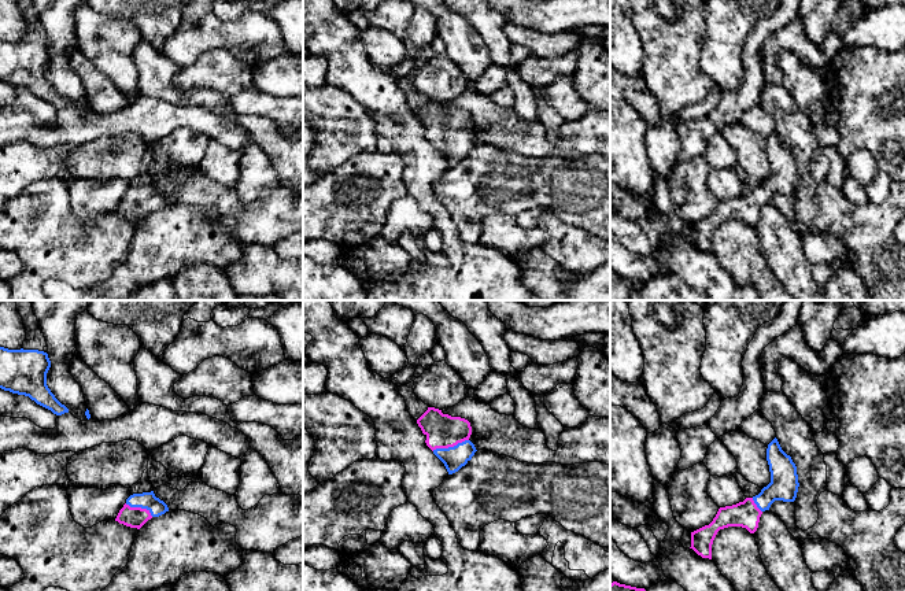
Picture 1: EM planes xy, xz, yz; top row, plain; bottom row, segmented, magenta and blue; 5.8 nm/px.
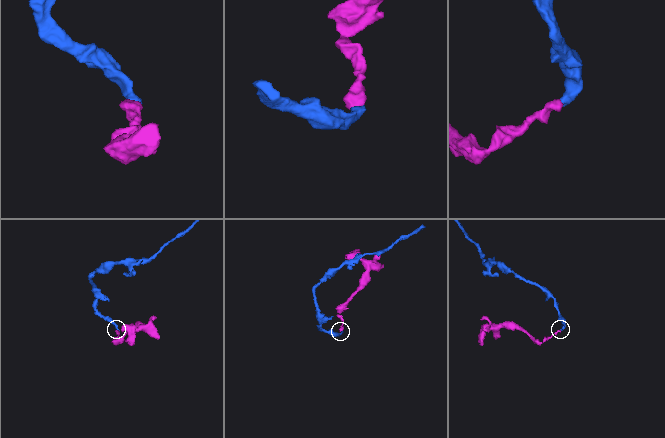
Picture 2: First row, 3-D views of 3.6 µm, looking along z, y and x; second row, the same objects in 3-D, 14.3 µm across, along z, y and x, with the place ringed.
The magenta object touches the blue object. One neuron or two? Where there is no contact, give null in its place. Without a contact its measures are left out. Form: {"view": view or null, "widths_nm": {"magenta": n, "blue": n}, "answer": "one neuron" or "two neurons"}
{"view": "xz", "widths_nm": {"magenta": 200, "blue": 140}, "answer": "one neuron"}

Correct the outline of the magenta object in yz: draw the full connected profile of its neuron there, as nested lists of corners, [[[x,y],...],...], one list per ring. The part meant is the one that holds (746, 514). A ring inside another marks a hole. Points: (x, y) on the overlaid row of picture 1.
[[[775,437],[767,448],[771,483],[753,498],[732,506],[720,507],[709,525],[691,532],[691,547],[702,558],[712,559],[712,544],[720,529],[742,527],[750,533],[758,528],[760,517],[775,500],[794,502],[798,492],[797,466]]]

